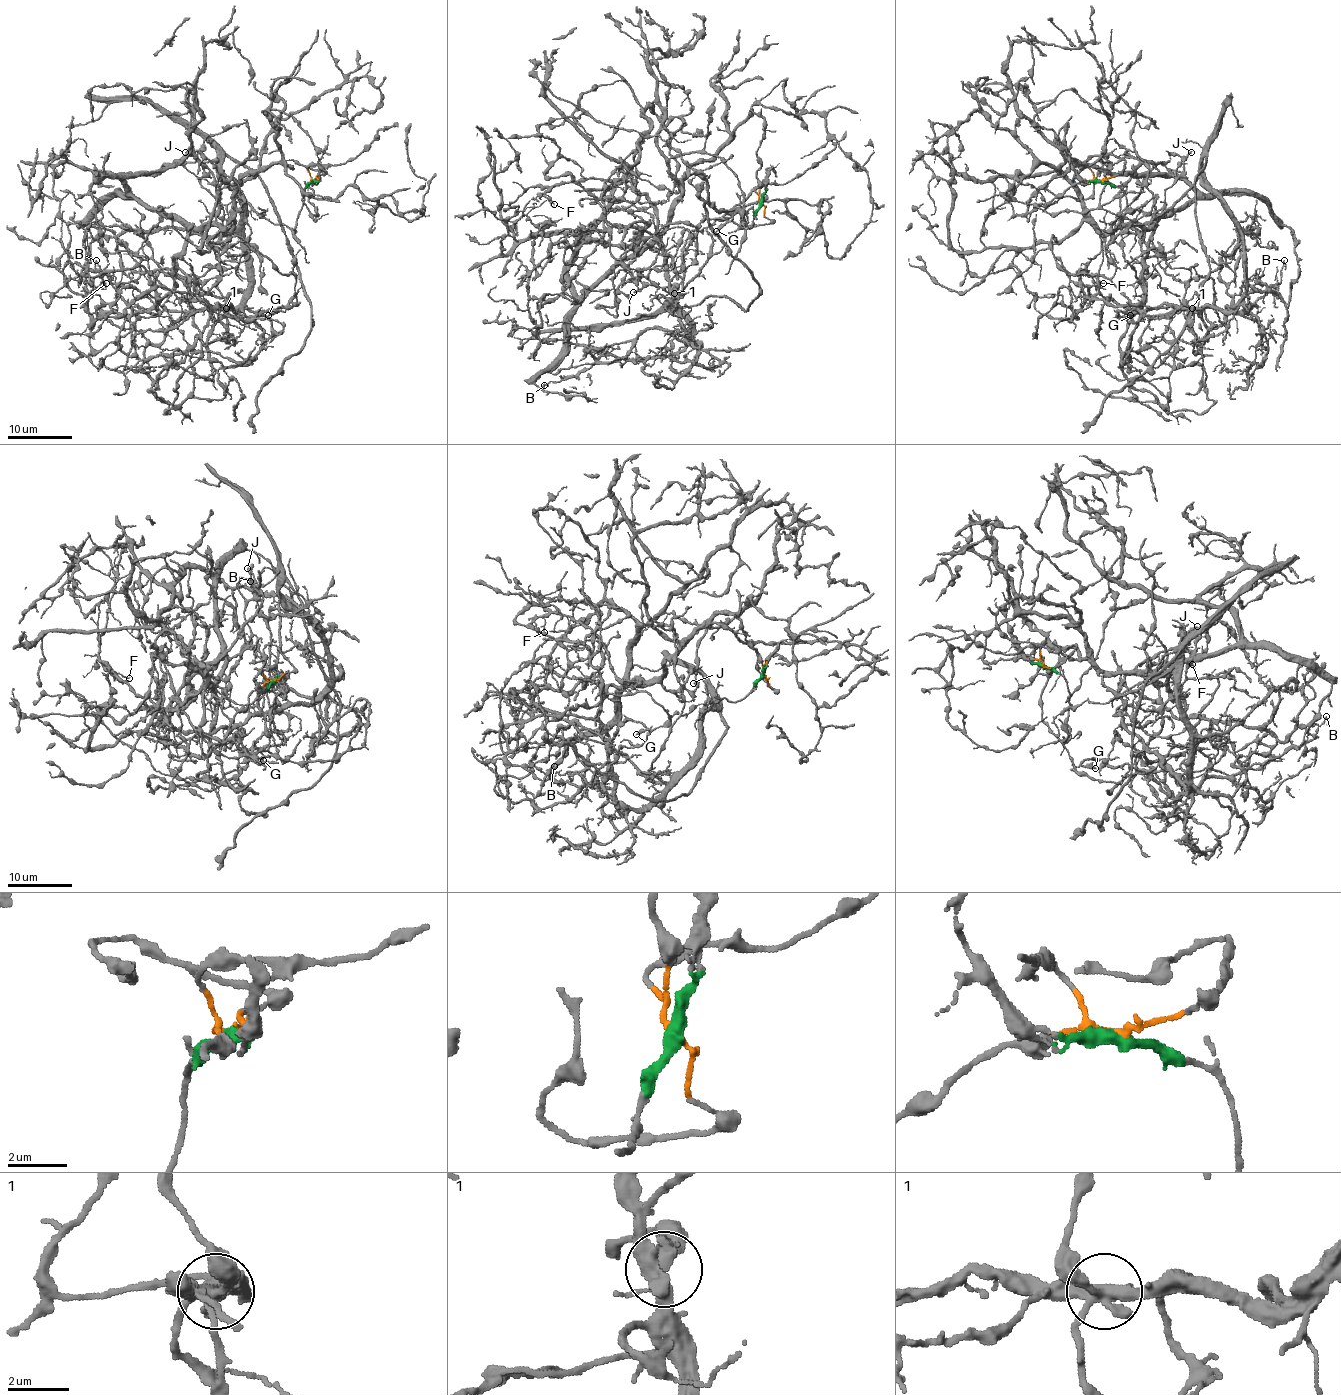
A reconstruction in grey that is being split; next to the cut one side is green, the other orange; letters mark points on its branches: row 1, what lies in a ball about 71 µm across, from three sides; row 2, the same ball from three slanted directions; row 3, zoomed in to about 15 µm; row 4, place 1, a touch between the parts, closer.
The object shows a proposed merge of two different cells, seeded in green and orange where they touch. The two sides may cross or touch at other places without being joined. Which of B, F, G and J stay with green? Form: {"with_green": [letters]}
{"with_green": ["B", "F", "G"]}

